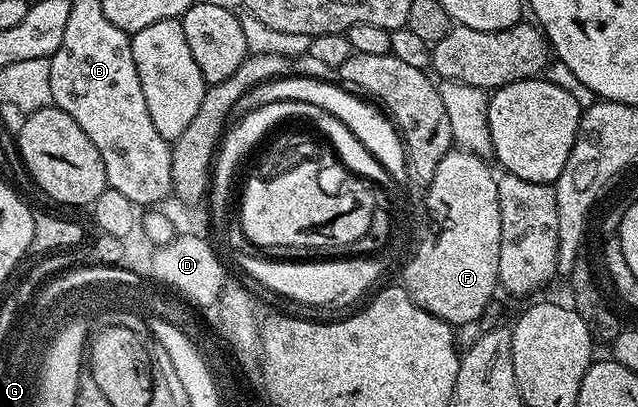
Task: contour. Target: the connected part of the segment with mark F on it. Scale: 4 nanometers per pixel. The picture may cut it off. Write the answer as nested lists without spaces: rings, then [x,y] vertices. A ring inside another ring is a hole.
[[[453,148],[448,151],[446,156],[442,156],[442,160],[438,160],[438,172],[434,172],[434,180],[426,187],[426,201],[428,204],[426,229],[428,232],[427,241],[424,241],[423,250],[420,255],[409,266],[403,263],[402,271],[408,275],[408,286],[412,290],[412,294],[419,299],[424,306],[427,306],[426,312],[430,312],[434,316],[438,316],[443,322],[449,322],[453,328],[461,328],[460,326],[468,326],[471,322],[476,322],[484,314],[484,309],[492,302],[492,297],[498,294],[498,256],[500,255],[500,237],[502,236],[502,220],[498,212],[498,178],[488,167],[489,163],[485,159],[480,158],[477,154],[471,154],[466,150]]]

